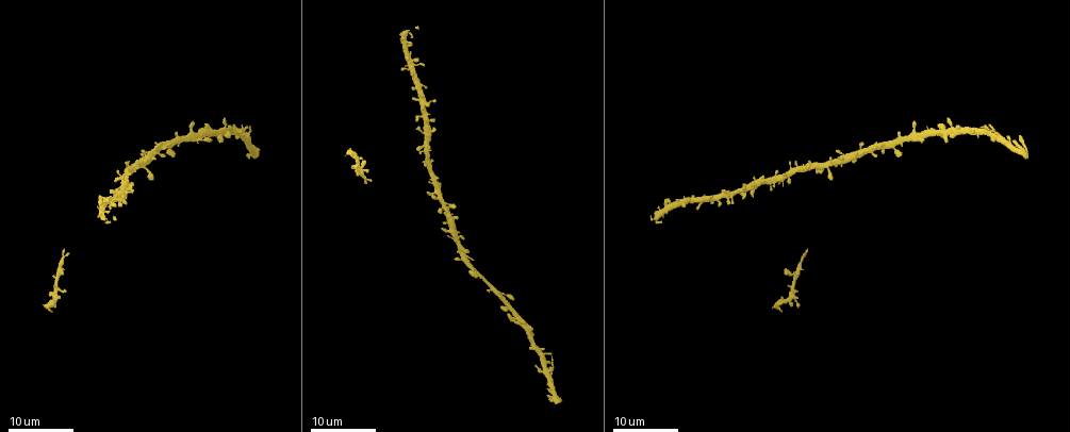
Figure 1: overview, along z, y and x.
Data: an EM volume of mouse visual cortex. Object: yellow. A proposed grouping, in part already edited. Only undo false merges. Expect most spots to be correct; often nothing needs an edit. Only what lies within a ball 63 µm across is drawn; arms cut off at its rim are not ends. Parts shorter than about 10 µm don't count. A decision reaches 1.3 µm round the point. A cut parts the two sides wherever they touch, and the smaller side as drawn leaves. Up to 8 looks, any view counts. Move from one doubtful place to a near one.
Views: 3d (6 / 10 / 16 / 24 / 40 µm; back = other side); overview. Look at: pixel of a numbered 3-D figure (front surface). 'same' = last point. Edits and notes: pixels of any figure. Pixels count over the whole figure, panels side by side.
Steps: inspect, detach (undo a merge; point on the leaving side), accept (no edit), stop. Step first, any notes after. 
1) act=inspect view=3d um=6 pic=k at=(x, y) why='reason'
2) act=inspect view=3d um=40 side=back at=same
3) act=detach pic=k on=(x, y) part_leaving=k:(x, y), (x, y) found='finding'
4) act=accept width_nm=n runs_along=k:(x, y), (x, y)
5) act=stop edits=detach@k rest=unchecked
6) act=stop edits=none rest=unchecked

act=inspect view=3d um=16 pic=1 at=(828, 165) why='four-way junction'

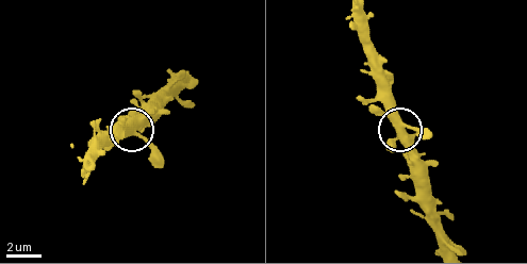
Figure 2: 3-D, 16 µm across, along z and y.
act=inspect view=3d um=6 pic=2 at=(397, 129) why='zoom in'

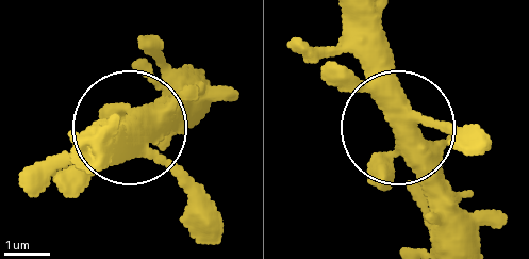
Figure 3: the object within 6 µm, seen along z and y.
act=inspect view=3d um=6 side=back pic=3 at=(401, 129)

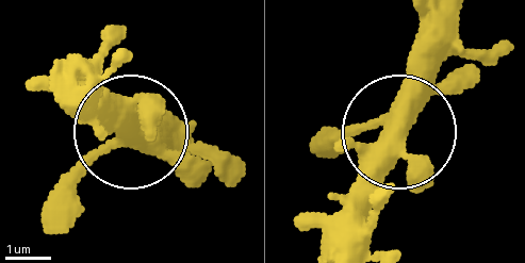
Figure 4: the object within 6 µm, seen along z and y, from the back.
act=accept runs_along=4:(395, 116), (395, 128), (419, 21) found='one cell here'

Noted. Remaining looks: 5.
act=inspect view=3d um=24 pic=1 at=(421, 132)

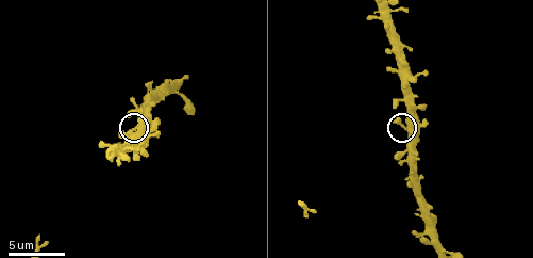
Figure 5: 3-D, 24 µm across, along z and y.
act=inspect view=3d um=6 pic=5 at=(403, 127)

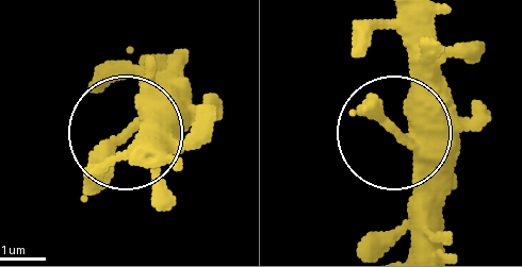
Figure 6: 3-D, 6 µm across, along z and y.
act=accept found='one cell here'

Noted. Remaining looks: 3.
act=inspect view=3d um=16 pic=5 at=(46, 243) why='calibre changes'

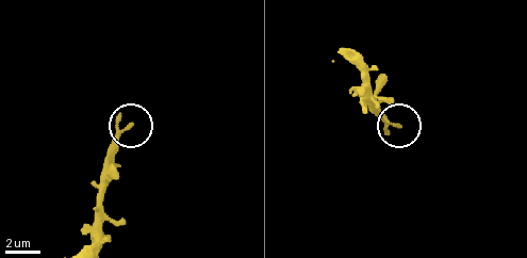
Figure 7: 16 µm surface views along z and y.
act=accept width_nm=210 found='continuous, no second cell'

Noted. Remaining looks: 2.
act=stop edits=none rest=unchecked

